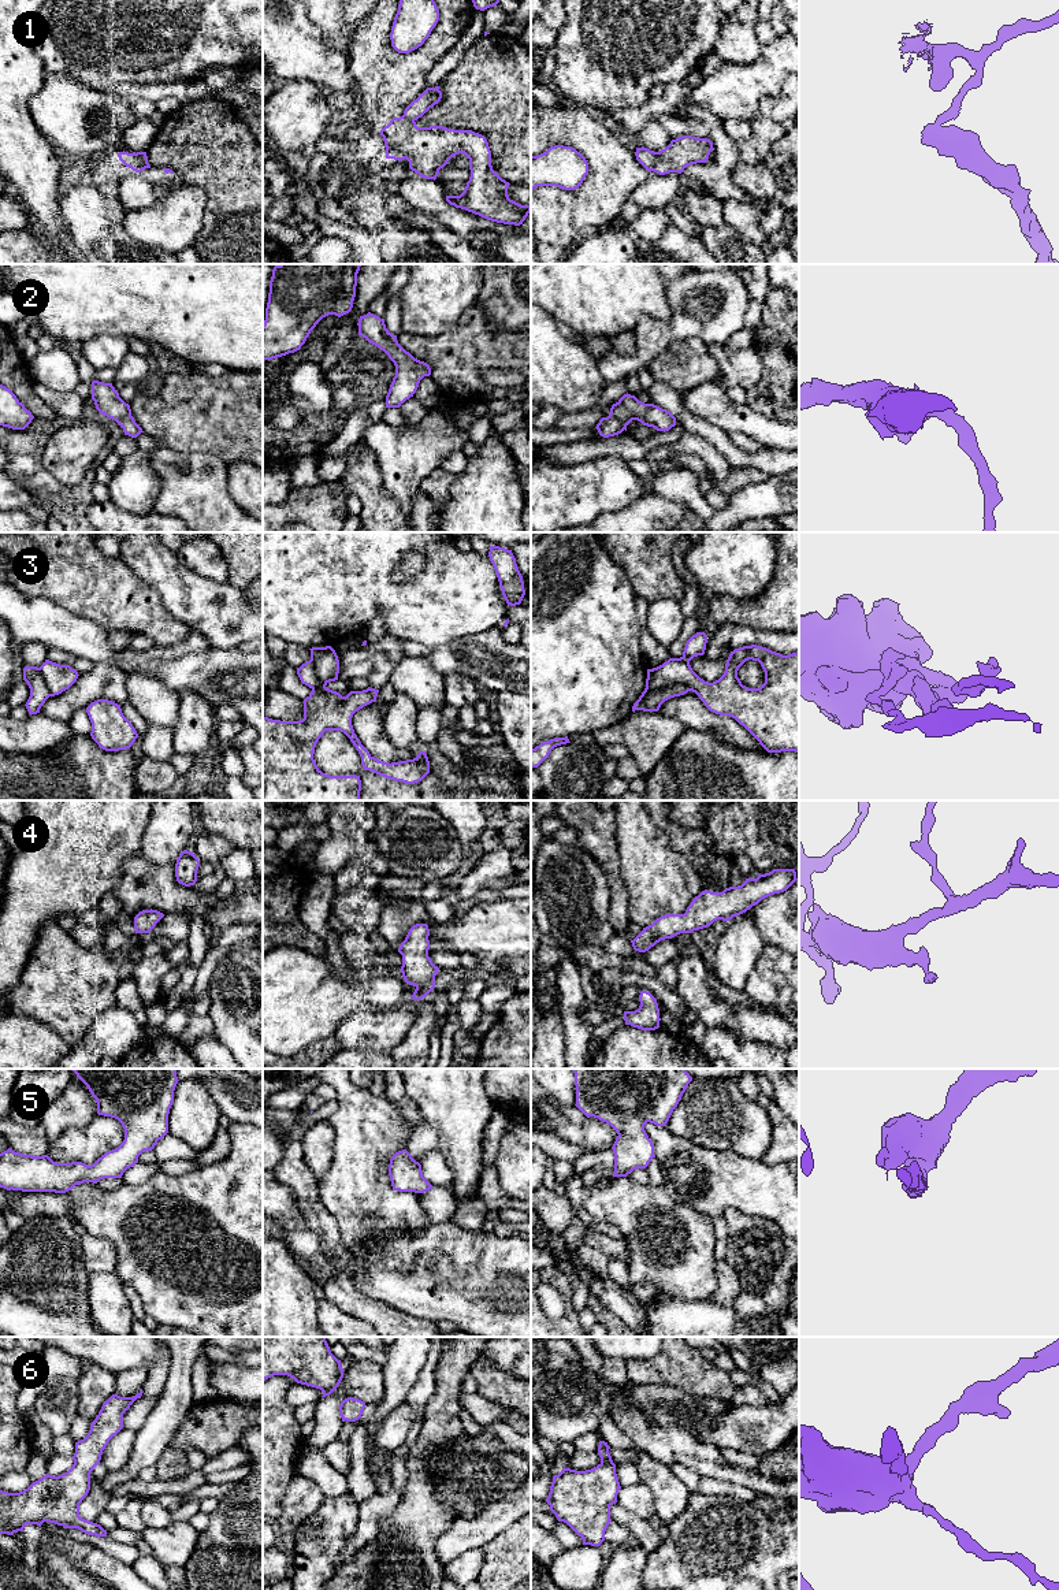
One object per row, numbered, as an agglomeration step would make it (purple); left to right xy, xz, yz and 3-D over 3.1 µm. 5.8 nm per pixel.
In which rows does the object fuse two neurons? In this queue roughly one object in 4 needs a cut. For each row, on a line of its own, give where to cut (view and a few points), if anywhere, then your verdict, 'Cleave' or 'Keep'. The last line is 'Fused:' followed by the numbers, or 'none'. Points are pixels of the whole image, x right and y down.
1: Split along yz (657, 152), (653, 170). Cleave
2: No split. Keep
3: Split along yz (646, 688), (662, 690), (673, 684), (684, 684), (690, 690). Cleave
4: No split. Keep
5: No split. Keep
6: No split. Keep
Fused: 1, 3

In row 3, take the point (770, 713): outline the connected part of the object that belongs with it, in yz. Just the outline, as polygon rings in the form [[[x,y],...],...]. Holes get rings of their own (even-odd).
[[[757,644],[735,649],[727,660],[724,675],[713,683],[701,679],[683,657],[647,669],[647,690],[659,691],[673,684],[688,687],[710,712],[735,718],[768,753],[799,753],[799,651],[783,655]],[[748,660],[758,661],[765,672],[765,683],[759,688],[748,688],[737,677],[739,668]]]

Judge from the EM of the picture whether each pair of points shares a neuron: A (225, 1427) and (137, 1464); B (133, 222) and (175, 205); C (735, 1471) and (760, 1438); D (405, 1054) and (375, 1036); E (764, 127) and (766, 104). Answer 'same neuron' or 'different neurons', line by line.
A: different neurons
B: same neuron
C: different neurons
D: different neurons
E: different neurons

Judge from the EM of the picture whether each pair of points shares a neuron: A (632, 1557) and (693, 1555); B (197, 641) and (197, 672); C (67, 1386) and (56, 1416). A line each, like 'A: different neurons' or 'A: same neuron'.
A: different neurons
B: different neurons
C: same neuron

